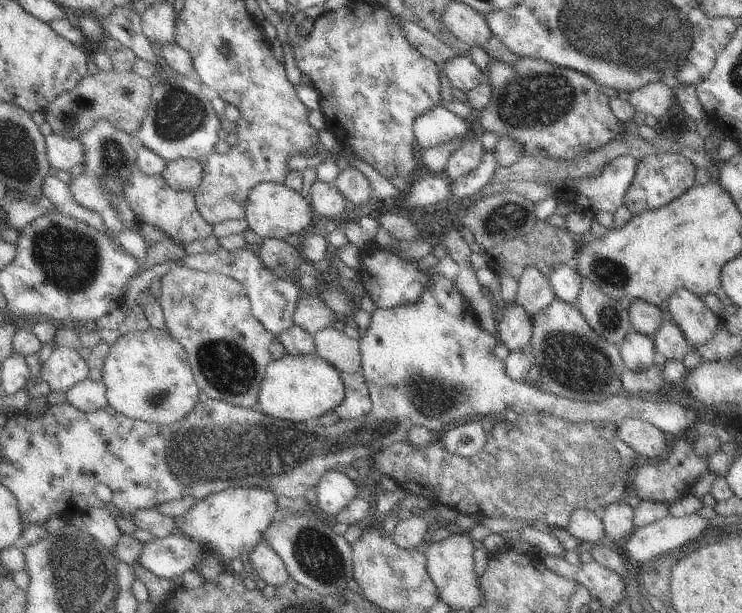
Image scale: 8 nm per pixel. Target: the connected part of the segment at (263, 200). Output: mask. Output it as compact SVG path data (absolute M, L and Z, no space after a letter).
M263 182L257 184L248 195L245 219L260 238L287 239L289 236L300 234L306 227L313 227L316 216L312 205L302 194L292 190L284 183Z

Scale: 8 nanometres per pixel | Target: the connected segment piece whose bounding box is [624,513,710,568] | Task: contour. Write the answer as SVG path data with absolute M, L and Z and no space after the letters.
M695 513L682 517L668 514L660 520L635 529L628 536L624 549L631 564L638 568L660 555L678 550L694 540L708 525L710 521Z

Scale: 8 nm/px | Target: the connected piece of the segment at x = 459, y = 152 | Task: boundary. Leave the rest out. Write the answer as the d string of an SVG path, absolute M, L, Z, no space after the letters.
M480 137L467 139L450 155L444 170L452 181L469 175L480 166L484 154Z

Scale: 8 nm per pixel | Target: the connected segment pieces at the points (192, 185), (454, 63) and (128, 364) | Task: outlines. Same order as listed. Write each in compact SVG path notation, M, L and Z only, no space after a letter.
M191 158L174 159L167 162L161 175L177 191L194 193L203 179L203 161Z
M458 55L449 58L443 65L447 79L453 88L467 93L484 82L484 74L472 61L469 55Z
M152 328L142 332L128 331L122 336L117 336L117 340L110 344L108 349L102 380L107 386L107 401L116 412L133 419L169 425L182 420L198 404L201 390L194 380L188 355L184 347L176 342L168 331Z

